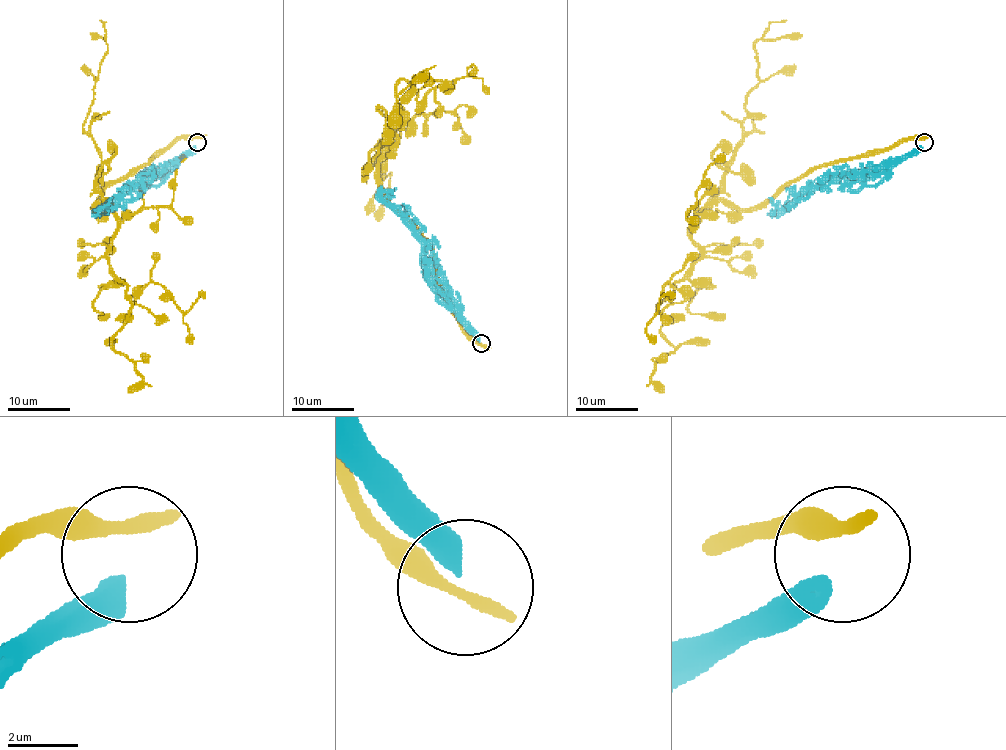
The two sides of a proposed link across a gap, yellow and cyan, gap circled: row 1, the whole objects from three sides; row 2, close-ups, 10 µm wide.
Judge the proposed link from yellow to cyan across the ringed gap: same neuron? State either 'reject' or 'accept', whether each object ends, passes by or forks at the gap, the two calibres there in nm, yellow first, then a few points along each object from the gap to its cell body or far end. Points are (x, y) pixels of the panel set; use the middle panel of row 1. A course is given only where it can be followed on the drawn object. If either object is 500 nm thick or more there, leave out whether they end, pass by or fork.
reject | yellow passes by | cyan ends | 340/480 nm | yellow via (481, 343), (379, 178), (379, 150), (415, 76), (401, 79), (399, 93), (426, 70), (412, 83) | cyan via (479, 340), (460, 310), (435, 285), (424, 243), (416, 230), (382, 196), (393, 189)

